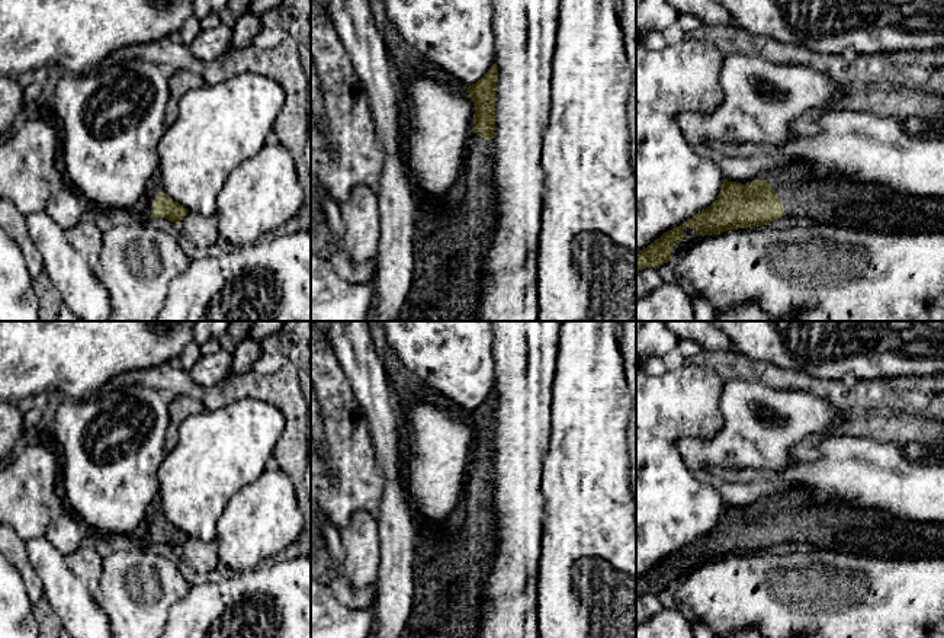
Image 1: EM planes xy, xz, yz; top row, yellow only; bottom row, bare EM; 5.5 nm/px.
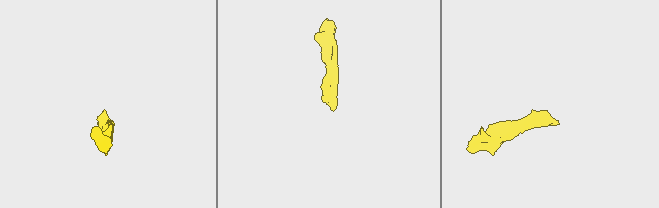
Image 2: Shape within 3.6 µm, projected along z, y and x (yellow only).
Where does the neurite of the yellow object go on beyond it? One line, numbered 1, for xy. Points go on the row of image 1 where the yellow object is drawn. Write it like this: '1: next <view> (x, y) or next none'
1: next xy (144, 211)

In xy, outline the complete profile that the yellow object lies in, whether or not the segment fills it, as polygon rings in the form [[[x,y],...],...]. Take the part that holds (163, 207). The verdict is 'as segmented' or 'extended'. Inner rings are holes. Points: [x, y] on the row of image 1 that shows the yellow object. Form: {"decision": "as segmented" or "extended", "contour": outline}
{"decision": "extended", "contour": [[[157,176],[150,180],[148,189],[137,209],[137,215],[141,219],[166,218],[176,224],[180,224],[187,212],[189,211],[186,208],[161,192],[161,183]]]}

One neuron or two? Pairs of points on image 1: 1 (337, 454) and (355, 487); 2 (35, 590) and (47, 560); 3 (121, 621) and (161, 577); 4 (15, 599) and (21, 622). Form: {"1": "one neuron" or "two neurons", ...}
{"1": "one neuron", "2": "two neurons", "3": "one neuron", "4": "one neuron"}

